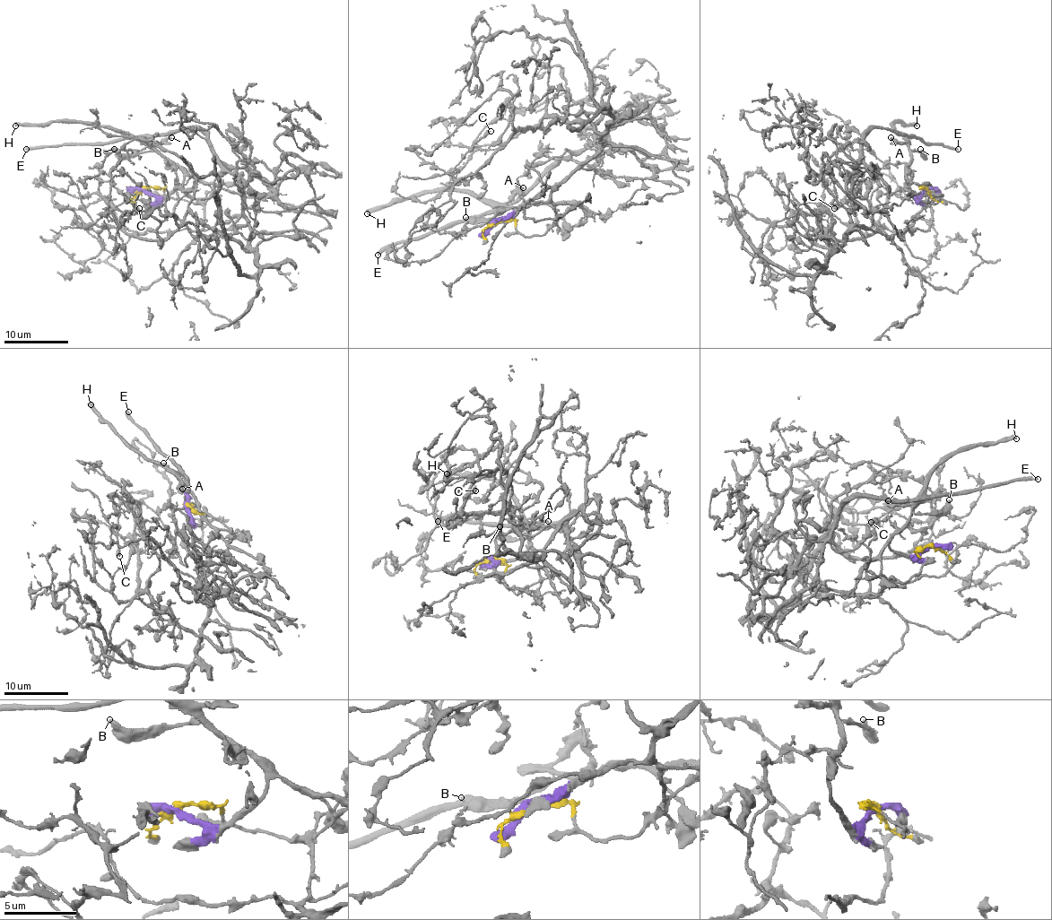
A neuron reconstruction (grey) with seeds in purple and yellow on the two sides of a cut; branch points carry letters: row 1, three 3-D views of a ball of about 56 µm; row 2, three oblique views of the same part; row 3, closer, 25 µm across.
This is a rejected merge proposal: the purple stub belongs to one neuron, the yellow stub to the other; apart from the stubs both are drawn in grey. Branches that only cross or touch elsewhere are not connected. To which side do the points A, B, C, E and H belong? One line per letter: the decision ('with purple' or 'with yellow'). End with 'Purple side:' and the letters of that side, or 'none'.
A: with purple
B: with purple
C: with yellow
E: with purple
H: with purple
Purple side: A, B, E, H

